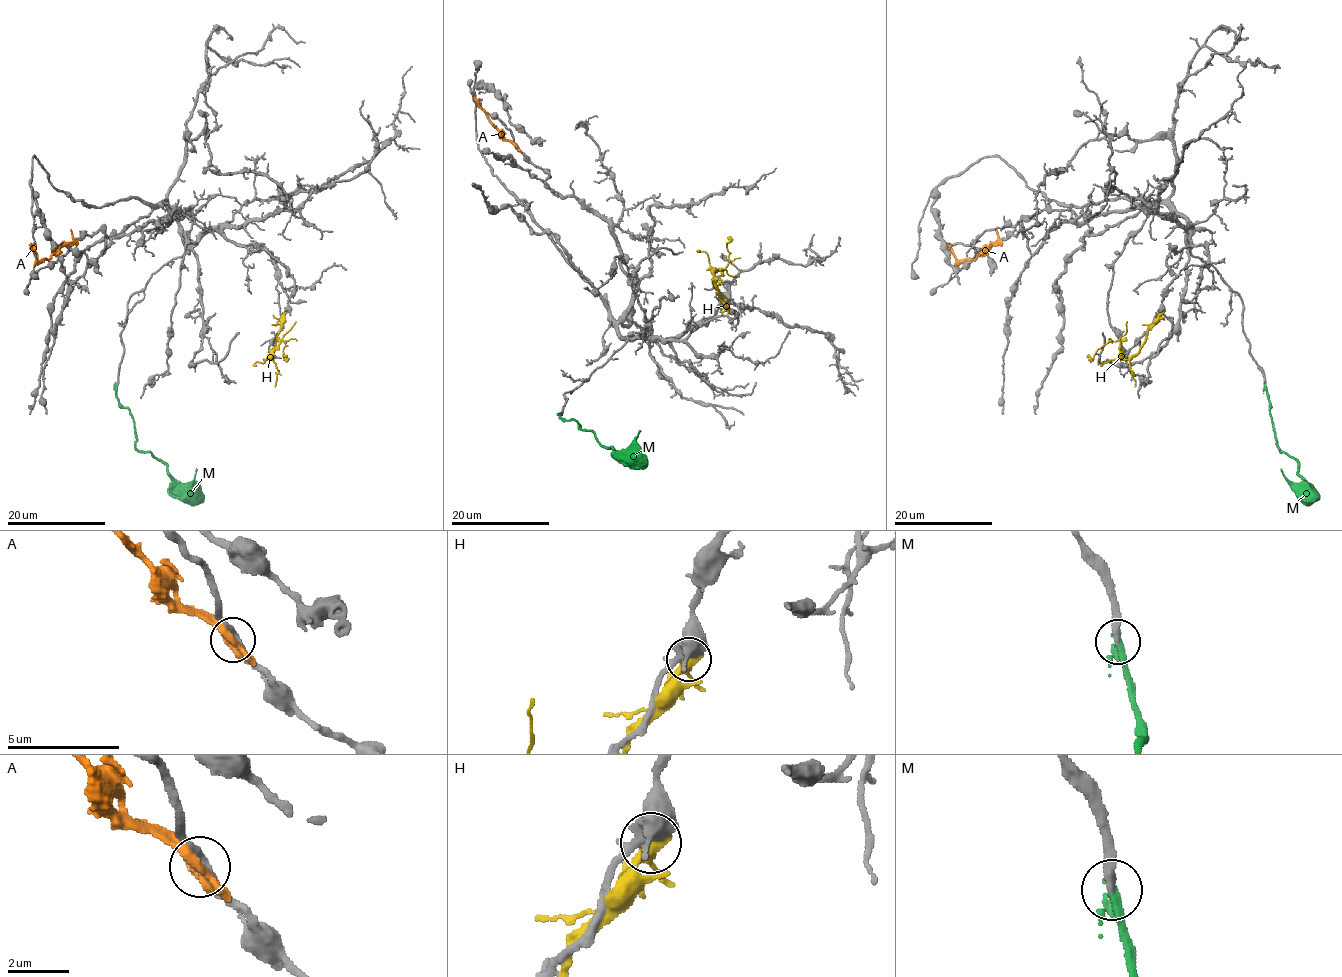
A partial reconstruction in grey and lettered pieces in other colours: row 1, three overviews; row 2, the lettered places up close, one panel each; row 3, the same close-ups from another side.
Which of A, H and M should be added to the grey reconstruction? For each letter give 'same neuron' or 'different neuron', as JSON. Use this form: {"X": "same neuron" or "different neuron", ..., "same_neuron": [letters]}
{"A": "different neuron", "H": "different neuron", "M": "same neuron", "same_neuron": ["M"]}

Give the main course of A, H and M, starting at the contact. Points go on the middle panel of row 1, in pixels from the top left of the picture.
A: (516, 146), (491, 123), (474, 96)
H: (728, 310), (713, 274), (727, 265), (727, 237)
M: (560, 415), (577, 422), (579, 427), (592, 432), (596, 439), (620, 454), (640, 431)

